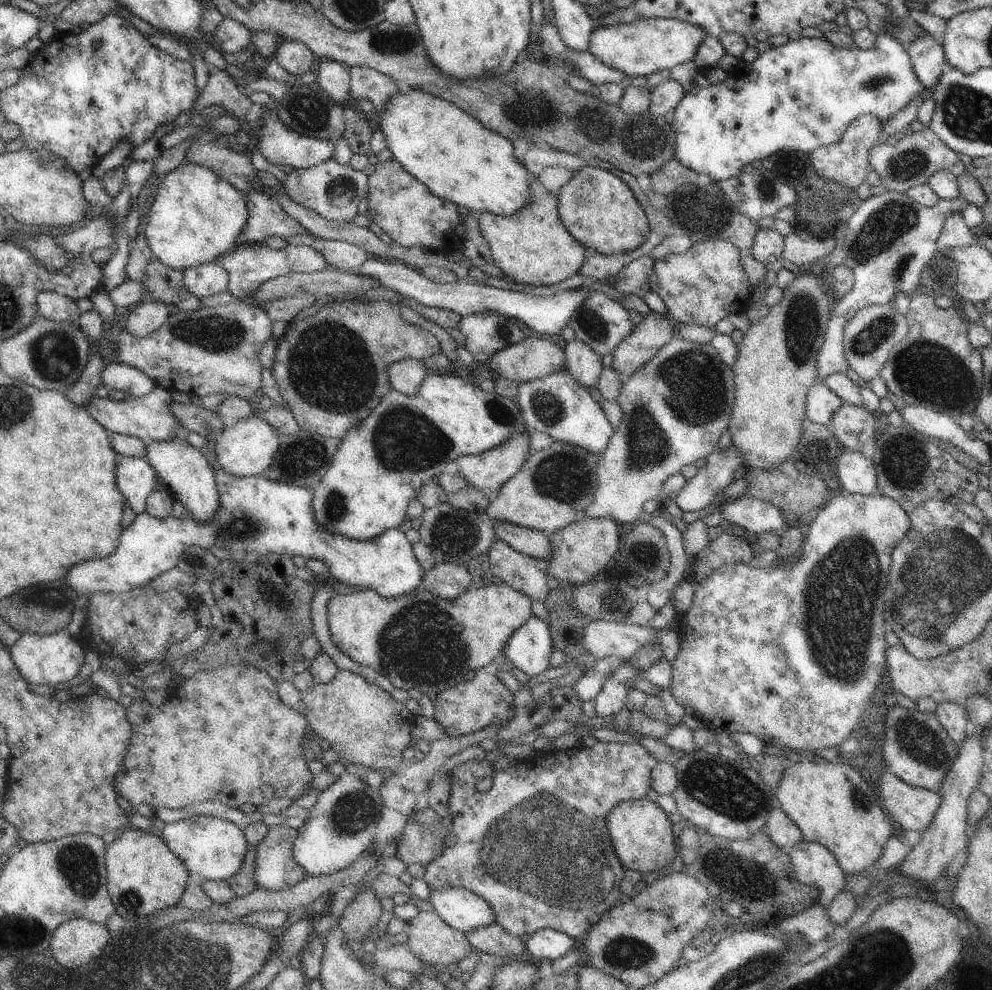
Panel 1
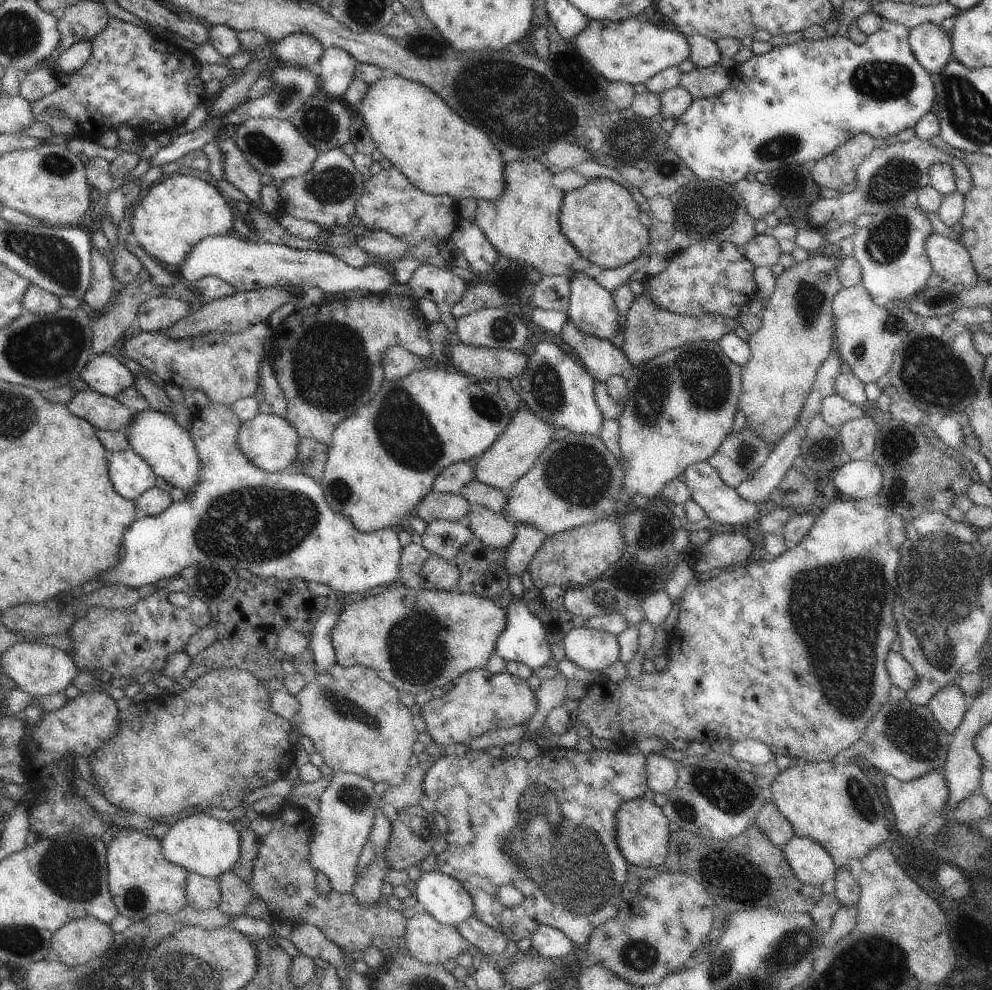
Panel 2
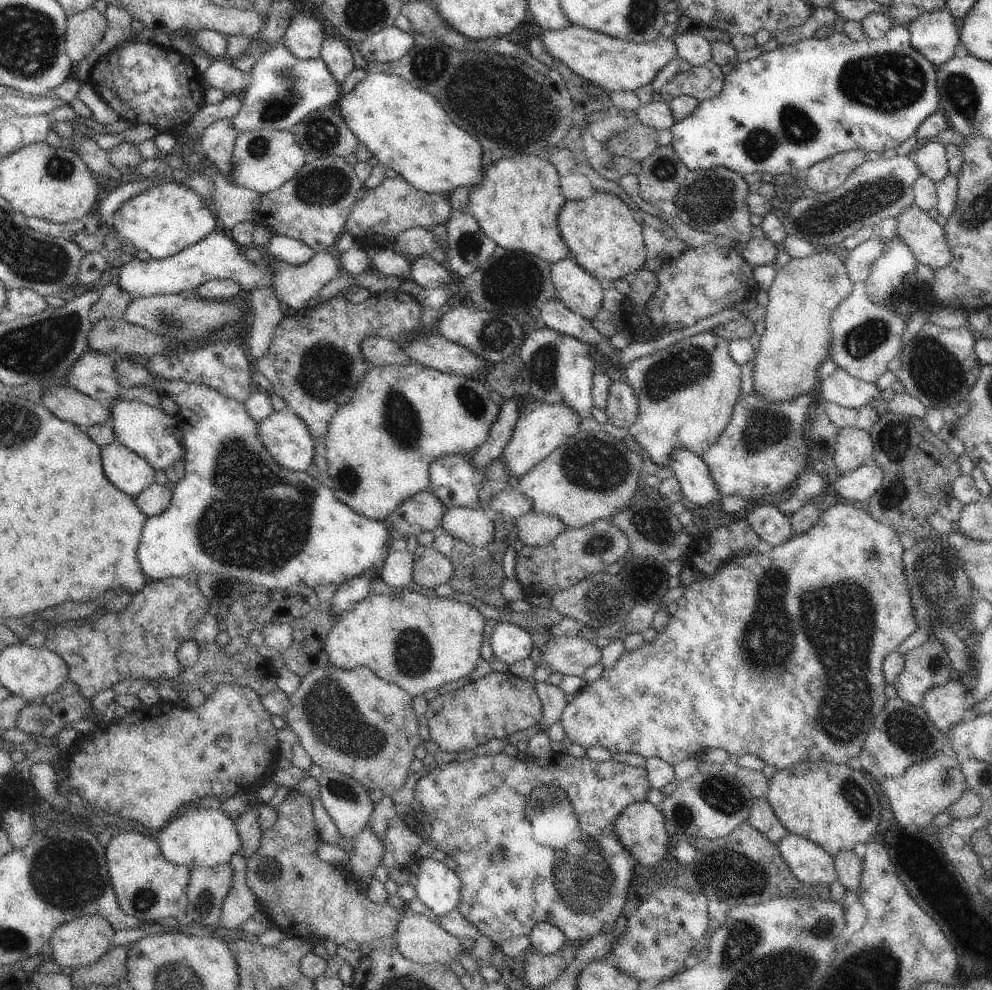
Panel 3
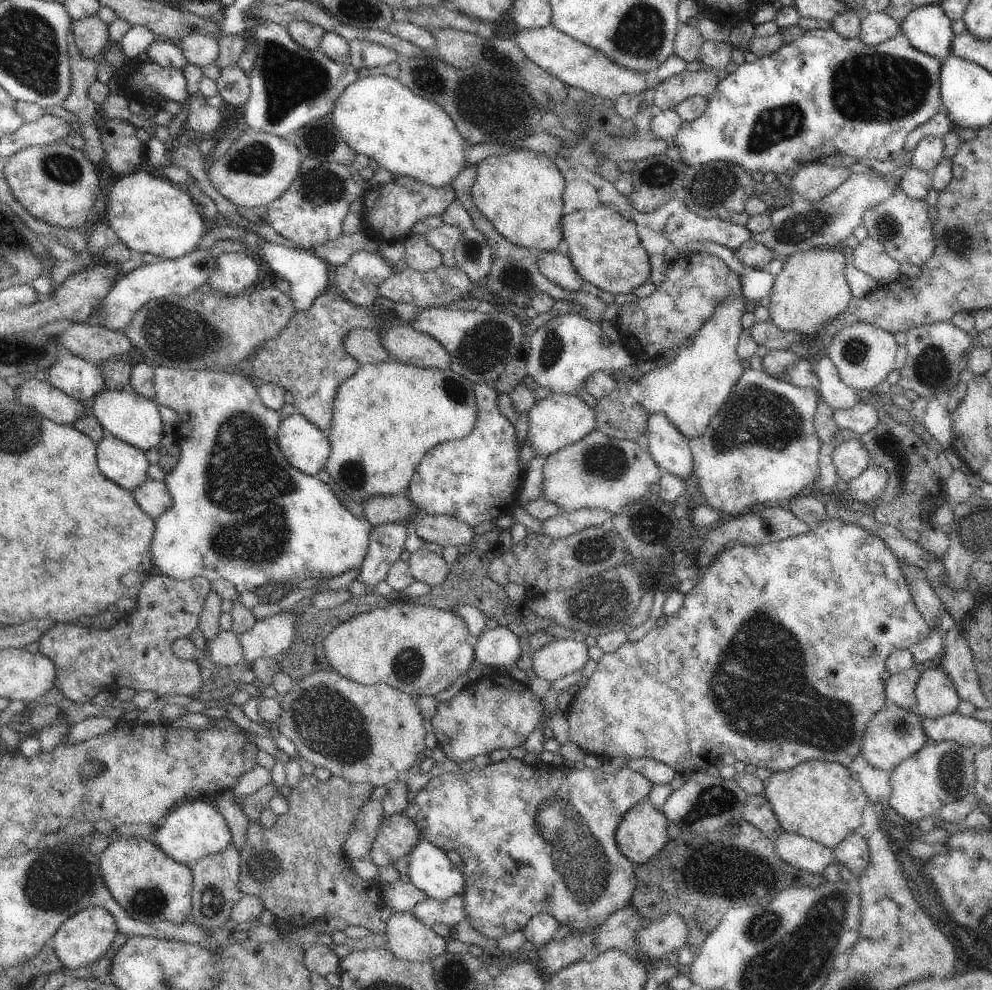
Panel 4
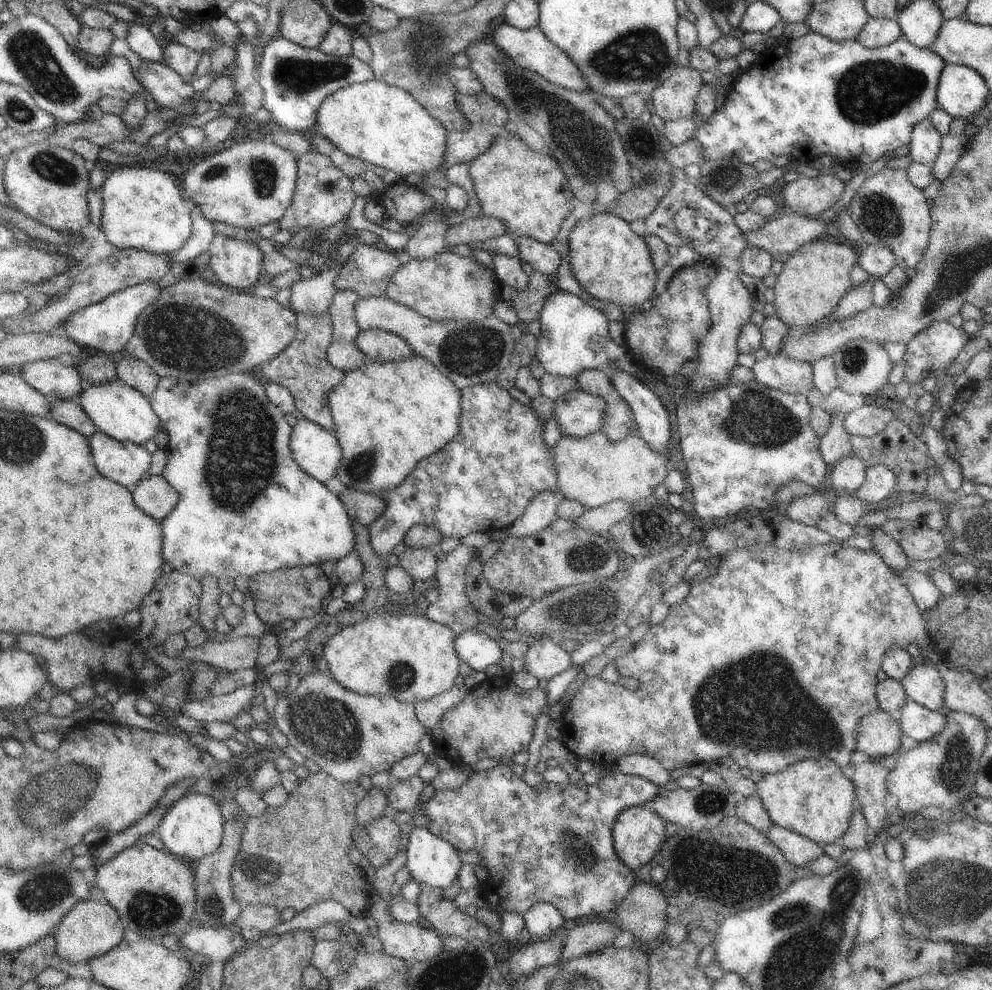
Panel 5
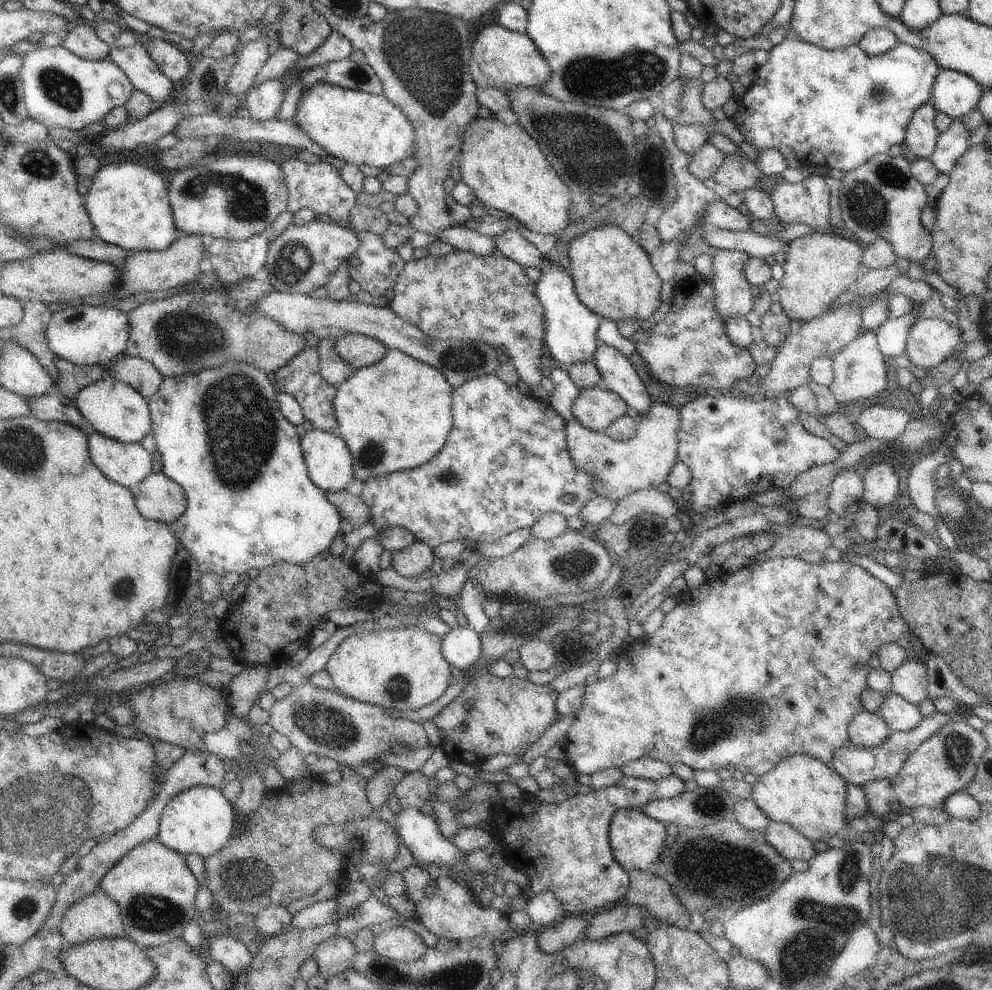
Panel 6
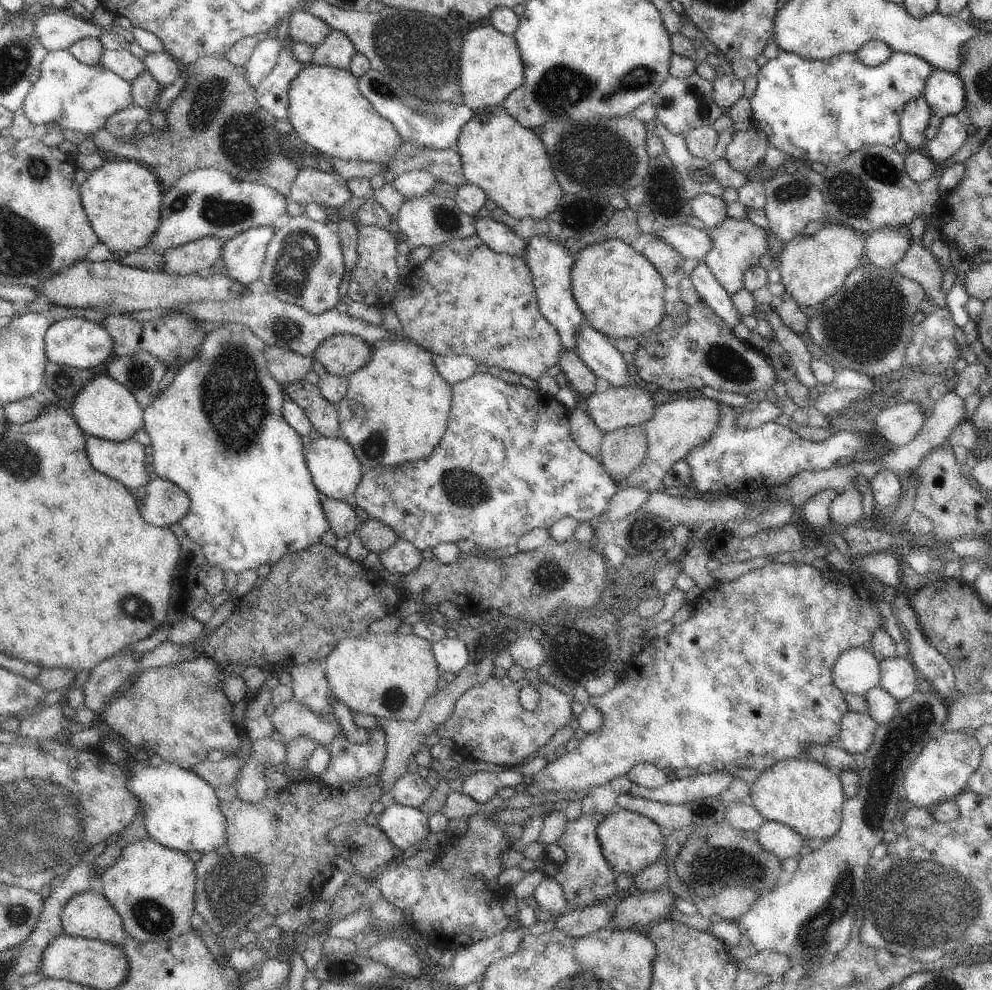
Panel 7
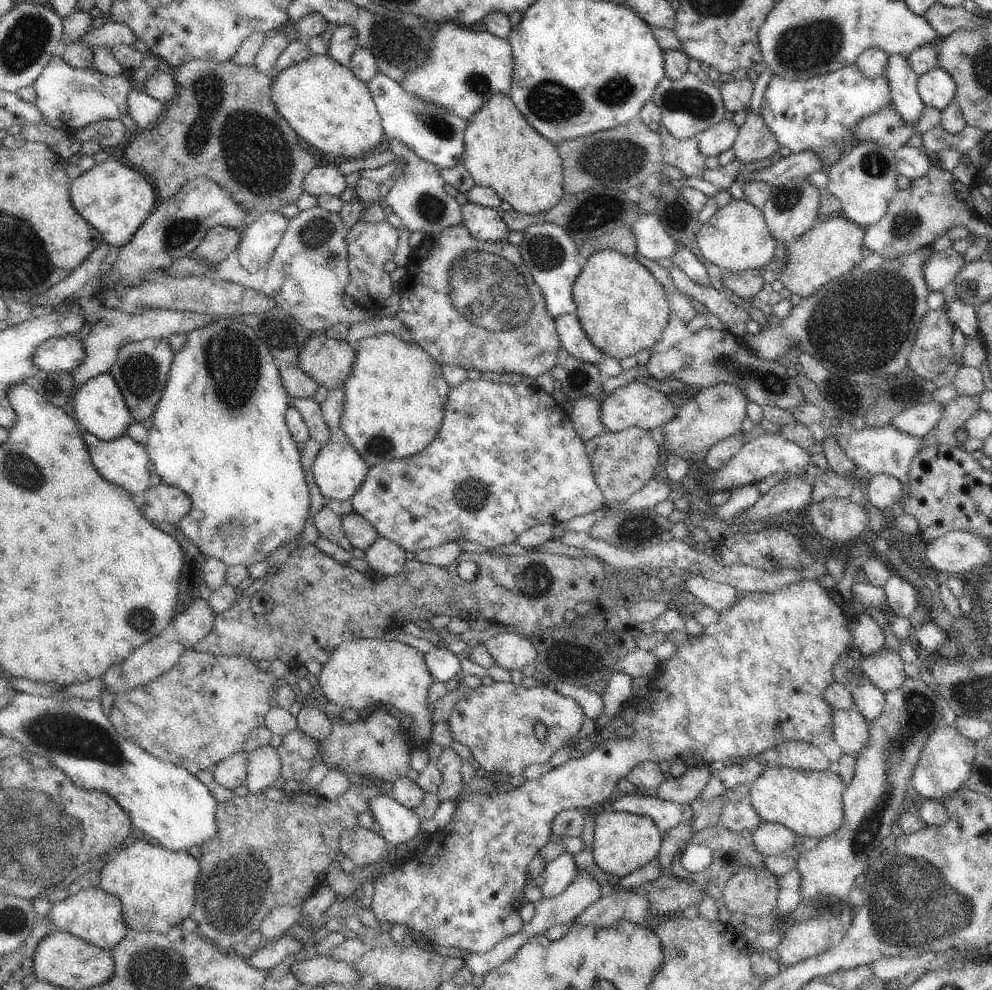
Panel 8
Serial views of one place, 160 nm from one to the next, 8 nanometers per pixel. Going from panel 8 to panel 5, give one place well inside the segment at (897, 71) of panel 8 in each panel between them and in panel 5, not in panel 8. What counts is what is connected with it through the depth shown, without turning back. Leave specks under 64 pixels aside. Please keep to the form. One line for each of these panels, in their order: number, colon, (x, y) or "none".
5: (924, 147)
6: (921, 136)
7: (916, 114)

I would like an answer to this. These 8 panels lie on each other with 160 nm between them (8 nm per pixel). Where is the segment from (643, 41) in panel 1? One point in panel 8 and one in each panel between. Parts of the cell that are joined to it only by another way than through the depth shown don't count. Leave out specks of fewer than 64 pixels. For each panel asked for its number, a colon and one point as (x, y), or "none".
2: (631, 51)
3: (614, 65)
4: (575, 64)
5: (530, 49)
6: (502, 59)
7: (490, 68)
8: (464, 69)

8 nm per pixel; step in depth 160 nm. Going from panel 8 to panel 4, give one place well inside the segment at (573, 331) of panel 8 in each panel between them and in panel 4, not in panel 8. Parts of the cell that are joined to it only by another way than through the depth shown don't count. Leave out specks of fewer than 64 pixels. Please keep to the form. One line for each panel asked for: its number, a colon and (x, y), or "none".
4: (667, 446)
5: (651, 416)
6: (618, 374)
7: (594, 348)

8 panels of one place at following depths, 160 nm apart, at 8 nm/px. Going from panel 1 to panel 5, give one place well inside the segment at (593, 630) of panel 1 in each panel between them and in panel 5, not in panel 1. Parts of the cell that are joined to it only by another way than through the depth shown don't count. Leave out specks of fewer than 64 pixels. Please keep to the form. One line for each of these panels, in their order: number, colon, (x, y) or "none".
2: (590, 649)
3: (574, 655)
4: (560, 657)
5: (544, 658)

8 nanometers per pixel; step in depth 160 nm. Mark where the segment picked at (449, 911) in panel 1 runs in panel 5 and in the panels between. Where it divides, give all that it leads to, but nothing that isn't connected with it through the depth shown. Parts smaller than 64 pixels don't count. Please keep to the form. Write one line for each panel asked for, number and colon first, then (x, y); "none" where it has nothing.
2: (440, 895)
3: (437, 886)
4: (430, 869)
5: (431, 860)

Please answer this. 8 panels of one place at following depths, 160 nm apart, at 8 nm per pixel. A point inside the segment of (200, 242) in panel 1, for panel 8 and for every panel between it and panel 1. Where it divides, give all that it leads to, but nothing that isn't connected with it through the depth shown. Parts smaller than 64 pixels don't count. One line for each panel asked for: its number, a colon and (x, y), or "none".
2: (175, 215)
3: (164, 220)
4: (149, 214)
5: (143, 208)
6: (128, 204)
7: (122, 200)
8: (115, 199)

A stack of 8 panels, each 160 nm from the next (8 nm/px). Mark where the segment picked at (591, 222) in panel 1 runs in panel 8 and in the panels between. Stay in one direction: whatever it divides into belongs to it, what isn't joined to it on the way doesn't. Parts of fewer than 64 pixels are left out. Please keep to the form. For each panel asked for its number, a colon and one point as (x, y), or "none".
2: (600, 219)
3: (604, 239)
4: (604, 247)
5: (612, 263)
6: (613, 277)
7: (621, 294)
8: (623, 309)

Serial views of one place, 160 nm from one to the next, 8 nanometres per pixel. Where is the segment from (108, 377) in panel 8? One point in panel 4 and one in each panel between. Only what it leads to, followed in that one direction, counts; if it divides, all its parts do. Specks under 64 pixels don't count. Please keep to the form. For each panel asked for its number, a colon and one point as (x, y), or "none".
4: (133, 418)
5: (120, 411)
6: (115, 409)
7: (104, 408)

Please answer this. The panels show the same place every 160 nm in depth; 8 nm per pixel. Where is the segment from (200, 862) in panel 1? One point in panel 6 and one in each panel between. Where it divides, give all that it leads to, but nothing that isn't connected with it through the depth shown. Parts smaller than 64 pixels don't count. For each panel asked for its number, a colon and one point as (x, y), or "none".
2: (202, 844)
3: (206, 838)
4: (194, 829)
5: (193, 828)
6: (199, 820)

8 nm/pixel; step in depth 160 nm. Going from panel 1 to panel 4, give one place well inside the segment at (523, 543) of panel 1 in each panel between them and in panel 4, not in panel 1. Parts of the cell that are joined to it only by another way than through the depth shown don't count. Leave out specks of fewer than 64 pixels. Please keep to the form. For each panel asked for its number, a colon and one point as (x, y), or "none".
2: (495, 530)
3: (474, 526)
4: (444, 530)

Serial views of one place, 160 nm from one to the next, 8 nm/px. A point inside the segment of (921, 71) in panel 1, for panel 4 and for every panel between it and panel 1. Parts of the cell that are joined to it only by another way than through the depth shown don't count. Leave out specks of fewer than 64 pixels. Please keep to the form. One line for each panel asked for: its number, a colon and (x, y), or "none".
2: (932, 46)
3: (934, 34)
4: (929, 30)

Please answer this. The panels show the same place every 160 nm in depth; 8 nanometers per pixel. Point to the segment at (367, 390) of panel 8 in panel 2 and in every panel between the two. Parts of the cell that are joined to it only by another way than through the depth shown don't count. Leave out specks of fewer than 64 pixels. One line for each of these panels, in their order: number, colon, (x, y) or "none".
2: (382, 461)
3: (380, 446)
4: (386, 416)
5: (388, 416)
6: (394, 415)
7: (396, 407)

